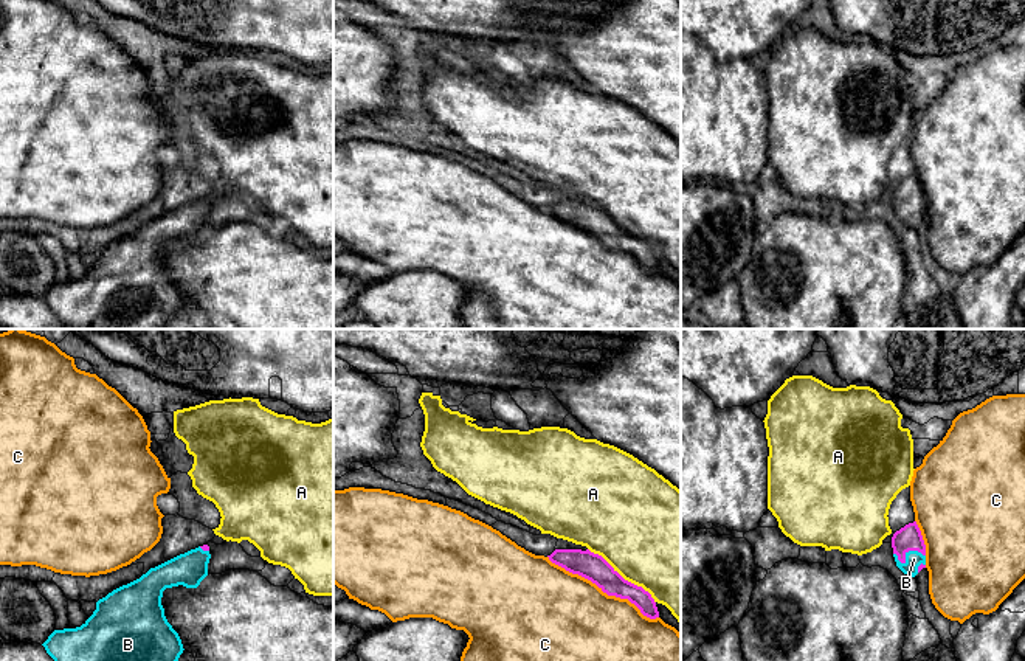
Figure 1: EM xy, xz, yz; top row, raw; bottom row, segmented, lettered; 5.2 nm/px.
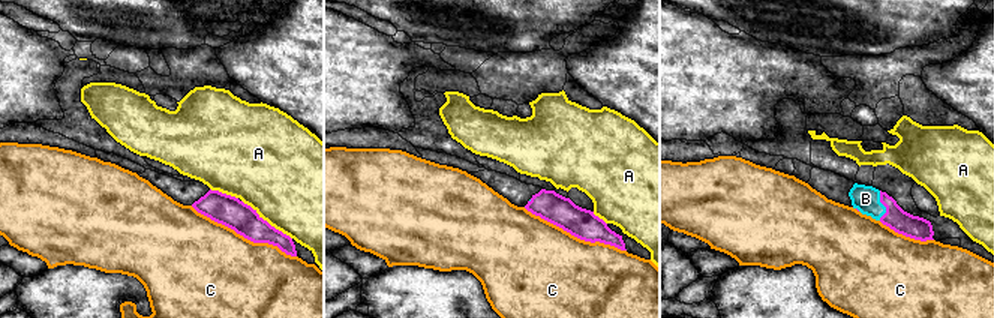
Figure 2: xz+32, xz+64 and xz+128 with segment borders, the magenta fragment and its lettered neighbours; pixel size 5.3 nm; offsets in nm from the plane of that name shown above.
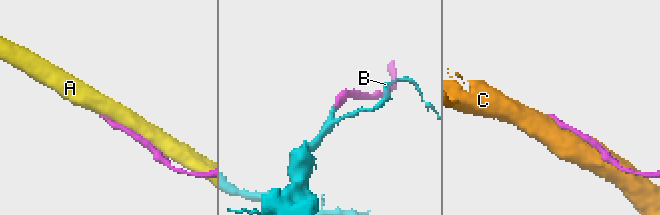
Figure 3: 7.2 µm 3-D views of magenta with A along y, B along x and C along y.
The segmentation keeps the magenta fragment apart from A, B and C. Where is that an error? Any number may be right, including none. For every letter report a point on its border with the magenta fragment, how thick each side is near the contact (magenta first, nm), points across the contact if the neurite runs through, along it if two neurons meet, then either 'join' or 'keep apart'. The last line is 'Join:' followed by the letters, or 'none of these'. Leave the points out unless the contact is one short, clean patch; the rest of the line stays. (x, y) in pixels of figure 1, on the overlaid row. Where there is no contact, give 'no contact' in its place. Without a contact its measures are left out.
A: xz (622, 577) | 140/500 nm | keep apart
B: yz (904, 554) | 130/90 nm | across yz (909, 537), (904, 554), (914, 559) | join
C: xz (602, 590) | 140/460 nm | keep apart
Join: B

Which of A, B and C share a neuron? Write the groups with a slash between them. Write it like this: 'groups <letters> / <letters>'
groups A / B / C

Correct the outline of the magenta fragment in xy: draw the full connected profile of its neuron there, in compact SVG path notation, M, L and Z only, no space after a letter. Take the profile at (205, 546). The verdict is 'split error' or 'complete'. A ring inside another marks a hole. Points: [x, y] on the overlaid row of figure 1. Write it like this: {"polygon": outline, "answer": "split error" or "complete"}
{"polygon": "M203 545L150 568L99 599L81 627L54 630L42 645L54 661L178 661L185 649L164 616L163 591L178 585L197 588L208 576L209 559L209 546Z", "answer": "split error"}

